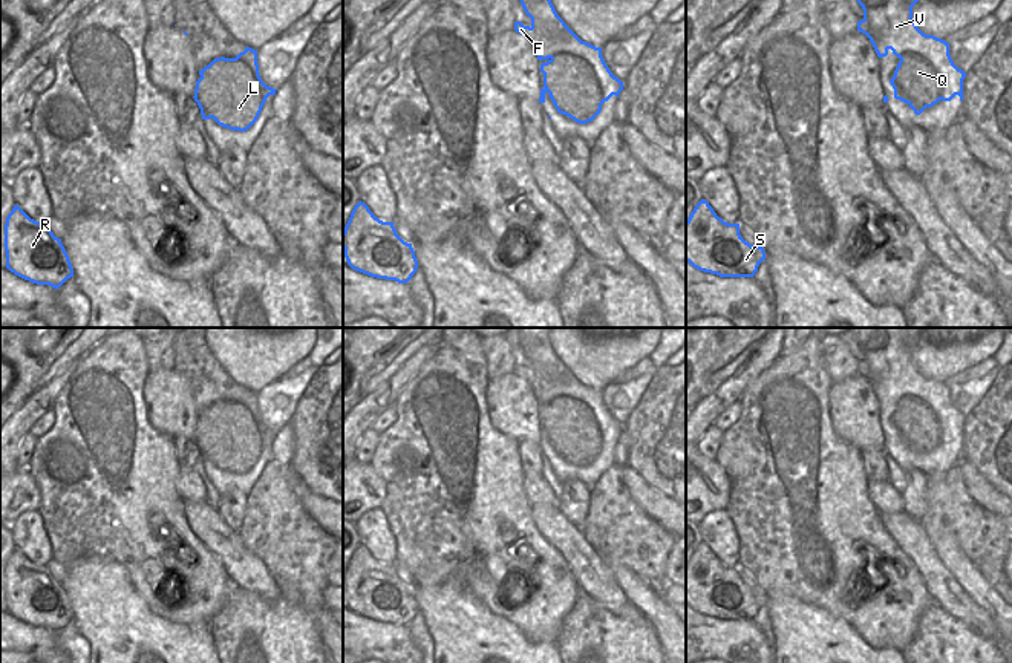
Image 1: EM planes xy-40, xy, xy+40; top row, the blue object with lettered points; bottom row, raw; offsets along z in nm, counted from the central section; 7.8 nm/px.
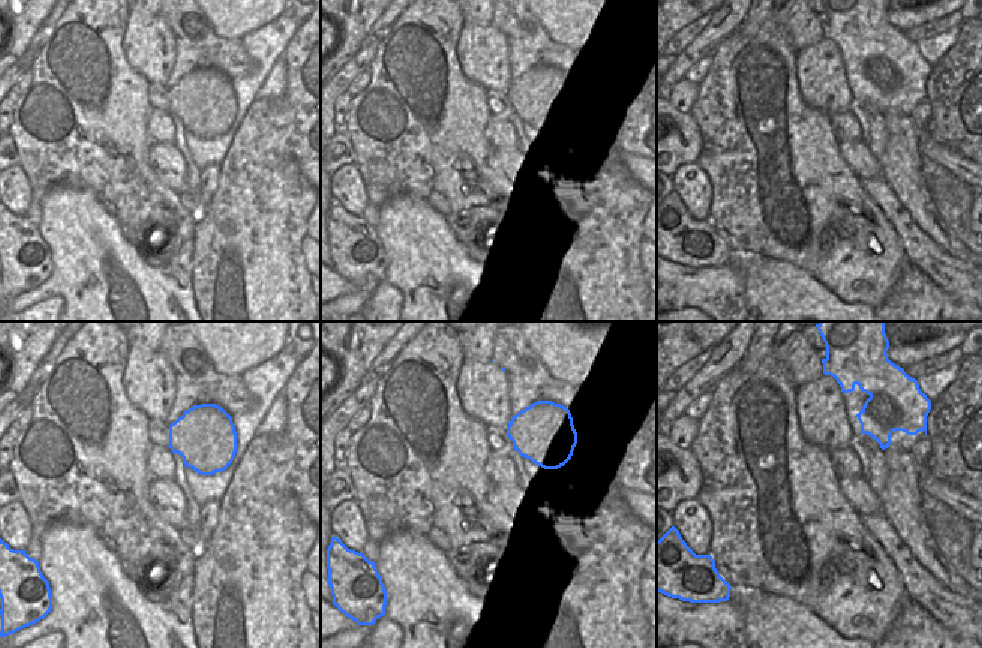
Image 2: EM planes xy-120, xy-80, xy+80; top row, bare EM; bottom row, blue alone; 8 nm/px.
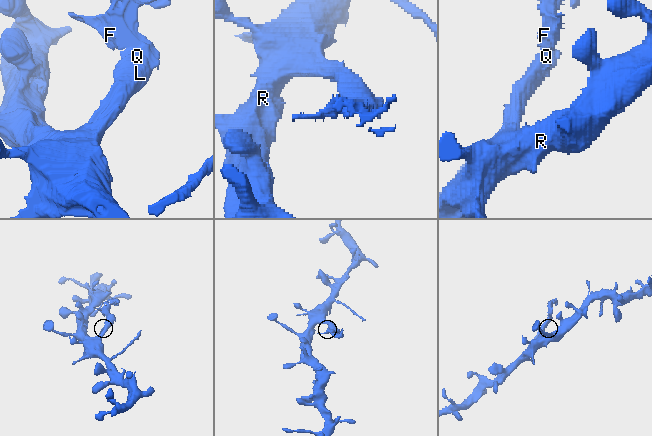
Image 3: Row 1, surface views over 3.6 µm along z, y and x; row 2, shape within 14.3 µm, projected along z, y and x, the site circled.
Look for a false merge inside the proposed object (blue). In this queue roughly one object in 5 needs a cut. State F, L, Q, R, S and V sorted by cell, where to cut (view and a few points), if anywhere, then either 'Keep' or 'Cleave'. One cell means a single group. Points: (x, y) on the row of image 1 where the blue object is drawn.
Groups: F V / L Q R S. Split along xy (551, 57), (571, 54), (584, 58), (591, 66), (605, 100). Cleave.

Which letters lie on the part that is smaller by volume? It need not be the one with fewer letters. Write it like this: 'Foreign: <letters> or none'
Foreign: F, V

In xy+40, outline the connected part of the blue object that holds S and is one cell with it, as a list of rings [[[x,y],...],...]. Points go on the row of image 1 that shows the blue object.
[[[701,199],[686,220],[686,262],[694,268],[720,277],[753,277],[766,260],[762,247],[753,247],[739,234],[739,224],[727,224]]]

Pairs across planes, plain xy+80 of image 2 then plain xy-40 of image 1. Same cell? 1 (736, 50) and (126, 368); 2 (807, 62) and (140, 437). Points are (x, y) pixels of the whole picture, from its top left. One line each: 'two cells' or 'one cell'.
1: one cell
2: two cells

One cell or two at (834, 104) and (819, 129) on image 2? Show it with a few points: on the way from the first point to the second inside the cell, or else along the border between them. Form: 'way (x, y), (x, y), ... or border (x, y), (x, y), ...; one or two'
border (799, 95), (808, 105), (829, 117); two

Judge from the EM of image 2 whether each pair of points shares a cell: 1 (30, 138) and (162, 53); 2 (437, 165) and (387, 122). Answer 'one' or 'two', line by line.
1: two
2: one

